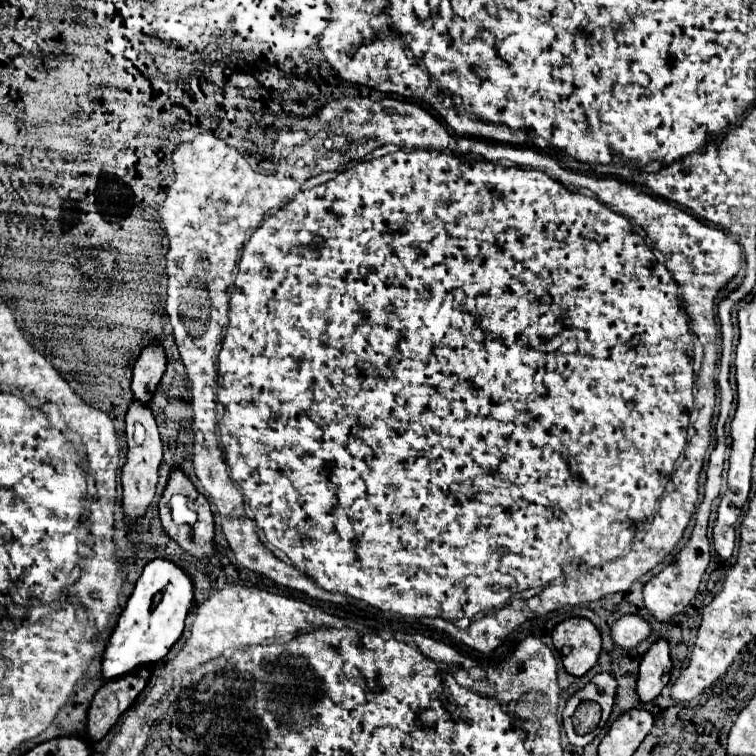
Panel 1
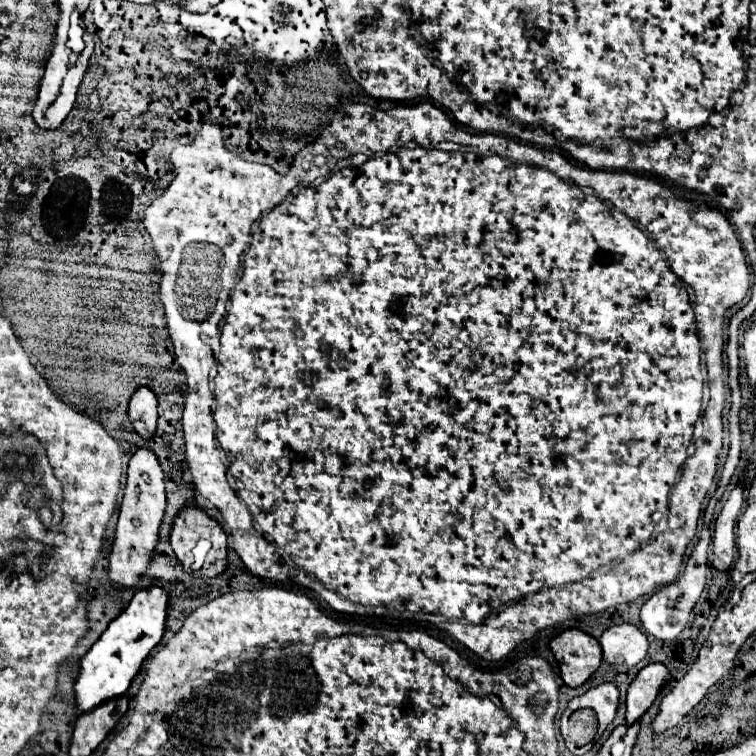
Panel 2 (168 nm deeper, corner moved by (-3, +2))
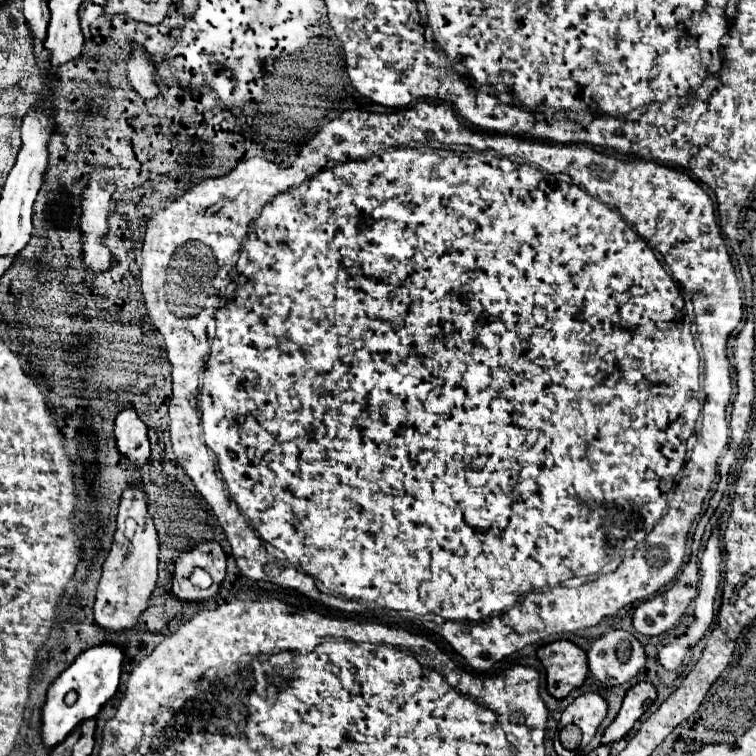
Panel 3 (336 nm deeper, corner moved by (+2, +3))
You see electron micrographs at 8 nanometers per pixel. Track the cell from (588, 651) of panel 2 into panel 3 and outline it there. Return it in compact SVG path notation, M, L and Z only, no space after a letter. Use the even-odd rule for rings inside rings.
M568 640L538 648L538 658L546 670L548 692L556 700L564 700L574 688L580 688L588 674L586 652Z

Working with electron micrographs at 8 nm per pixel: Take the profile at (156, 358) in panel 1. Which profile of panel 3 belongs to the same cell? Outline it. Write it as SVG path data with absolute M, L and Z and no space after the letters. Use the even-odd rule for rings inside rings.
M132 406L124 408L116 418L114 428L116 448L118 452L130 462L132 468L142 468L150 458L150 442L148 442L148 428L138 418Z

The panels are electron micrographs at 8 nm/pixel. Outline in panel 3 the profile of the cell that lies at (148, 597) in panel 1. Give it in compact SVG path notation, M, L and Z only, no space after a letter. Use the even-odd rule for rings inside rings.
M102 644L94 646L86 652L82 652L70 668L66 668L48 688L46 702L42 706L42 718L40 718L40 736L44 748L50 752L54 746L58 746L78 724L84 720L90 720L98 714L98 710L116 694L118 680L120 680L120 668L122 668L122 650L114 644ZM68 692L76 692L78 700L72 706L66 706L64 696Z

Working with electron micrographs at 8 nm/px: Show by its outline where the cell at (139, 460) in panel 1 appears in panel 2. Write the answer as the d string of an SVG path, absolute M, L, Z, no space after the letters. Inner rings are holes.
M139 447L129 461L127 485L125 485L123 503L119 509L117 533L113 541L113 551L109 555L111 583L119 587L135 587L137 577L147 571L151 555L155 553L163 513L165 513L165 483L163 483L163 469L161 469L159 457L151 449ZM135 519L139 521L139 525L133 523Z

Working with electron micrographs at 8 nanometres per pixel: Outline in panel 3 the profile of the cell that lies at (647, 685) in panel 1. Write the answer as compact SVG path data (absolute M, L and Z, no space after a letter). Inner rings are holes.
M650 682L636 684L626 694L624 704L622 704L618 716L614 718L614 722L606 728L606 732L602 736L602 744L614 744L618 740L622 740L632 730L632 726L640 720L640 716L646 712L644 706L648 706L654 700L656 700L656 688Z

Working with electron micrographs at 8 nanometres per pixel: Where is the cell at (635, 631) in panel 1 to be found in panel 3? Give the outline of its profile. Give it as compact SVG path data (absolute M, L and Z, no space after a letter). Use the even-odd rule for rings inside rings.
M610 630L588 652L592 676L608 688L630 682L642 670L644 662L646 654L642 644L624 630Z

